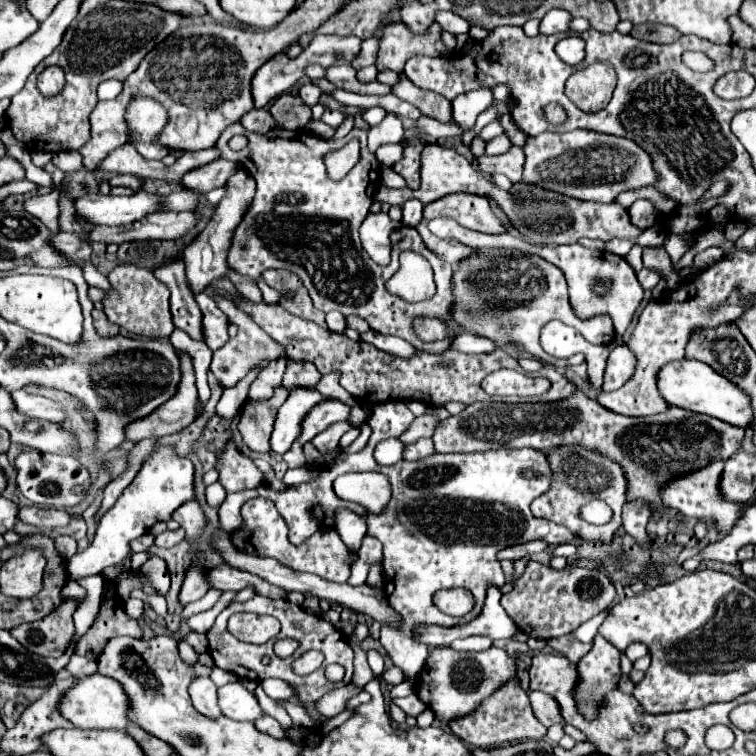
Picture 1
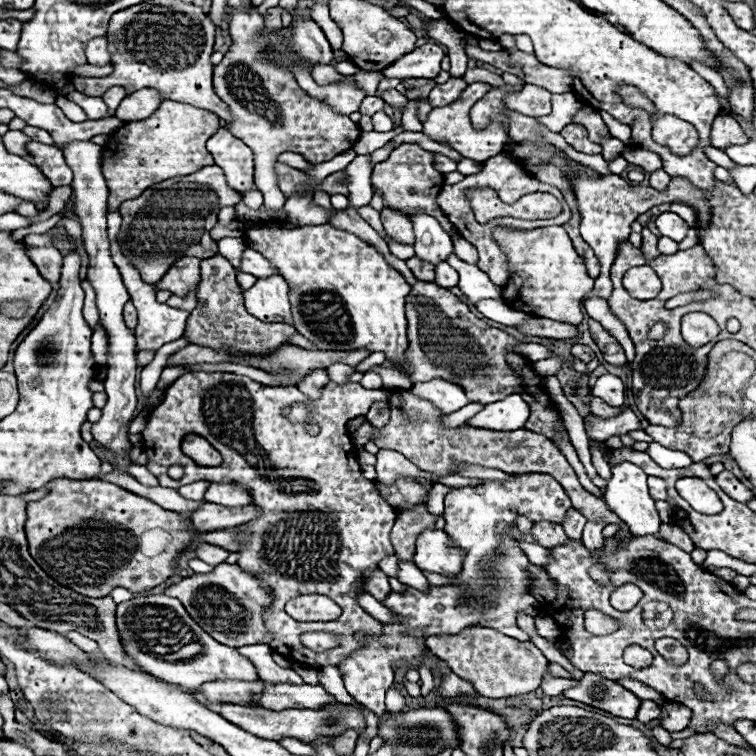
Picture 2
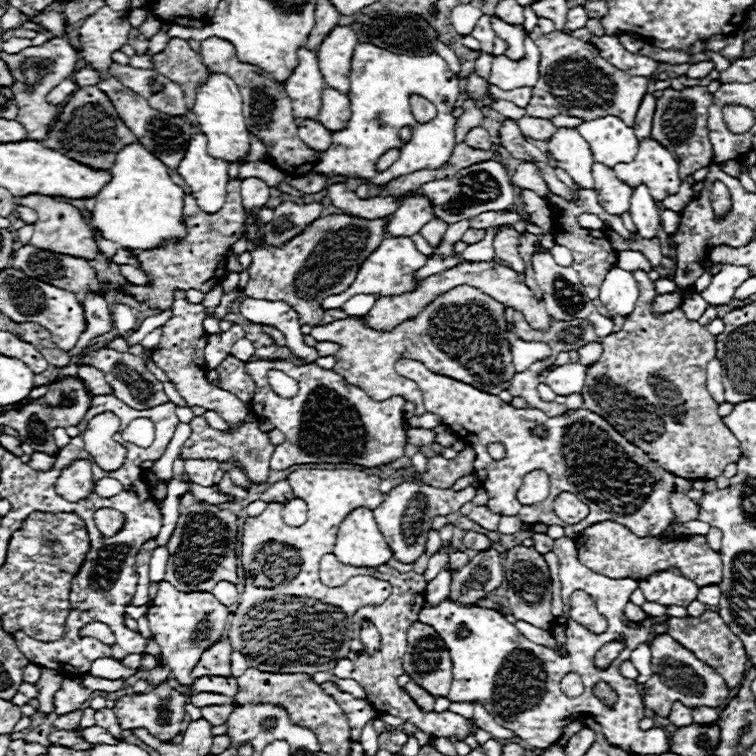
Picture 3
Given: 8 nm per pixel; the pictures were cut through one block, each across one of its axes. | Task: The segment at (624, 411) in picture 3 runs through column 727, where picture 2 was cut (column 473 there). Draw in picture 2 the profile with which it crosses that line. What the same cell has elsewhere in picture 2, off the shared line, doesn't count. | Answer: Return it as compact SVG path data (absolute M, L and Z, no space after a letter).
M404 388L392 390L388 406L390 406L390 422L376 432L372 442L376 442L380 448L390 448L404 454L420 470L444 478L454 474L452 466L468 464L468 466L502 470L506 474L528 474L528 472L550 474L564 486L573 507L578 508L586 518L602 516L606 518L608 524L620 522L618 516L606 508L606 503L602 499L590 494L581 486L572 466L546 436L530 430L514 430L512 434L508 434L486 428L474 428L468 424L456 428L444 428L442 426L444 414L432 402L422 400L414 396L412 390L404 390Z

